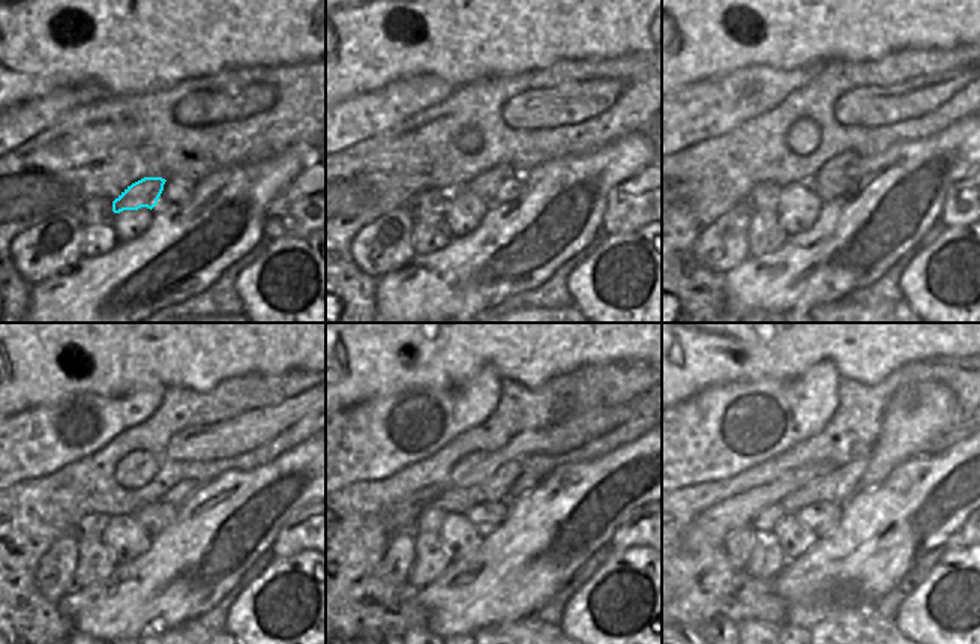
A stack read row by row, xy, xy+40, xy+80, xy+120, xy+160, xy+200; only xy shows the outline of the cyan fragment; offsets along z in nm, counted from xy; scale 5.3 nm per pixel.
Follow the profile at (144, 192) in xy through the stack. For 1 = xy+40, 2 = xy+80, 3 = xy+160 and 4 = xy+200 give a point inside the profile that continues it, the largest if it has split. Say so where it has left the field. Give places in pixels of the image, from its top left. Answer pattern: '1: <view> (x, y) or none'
1: xy+40 (485, 185)
2: xy+80 (848, 162)
3: xy+160 (529, 481)
4: xy+200 (919, 415)

